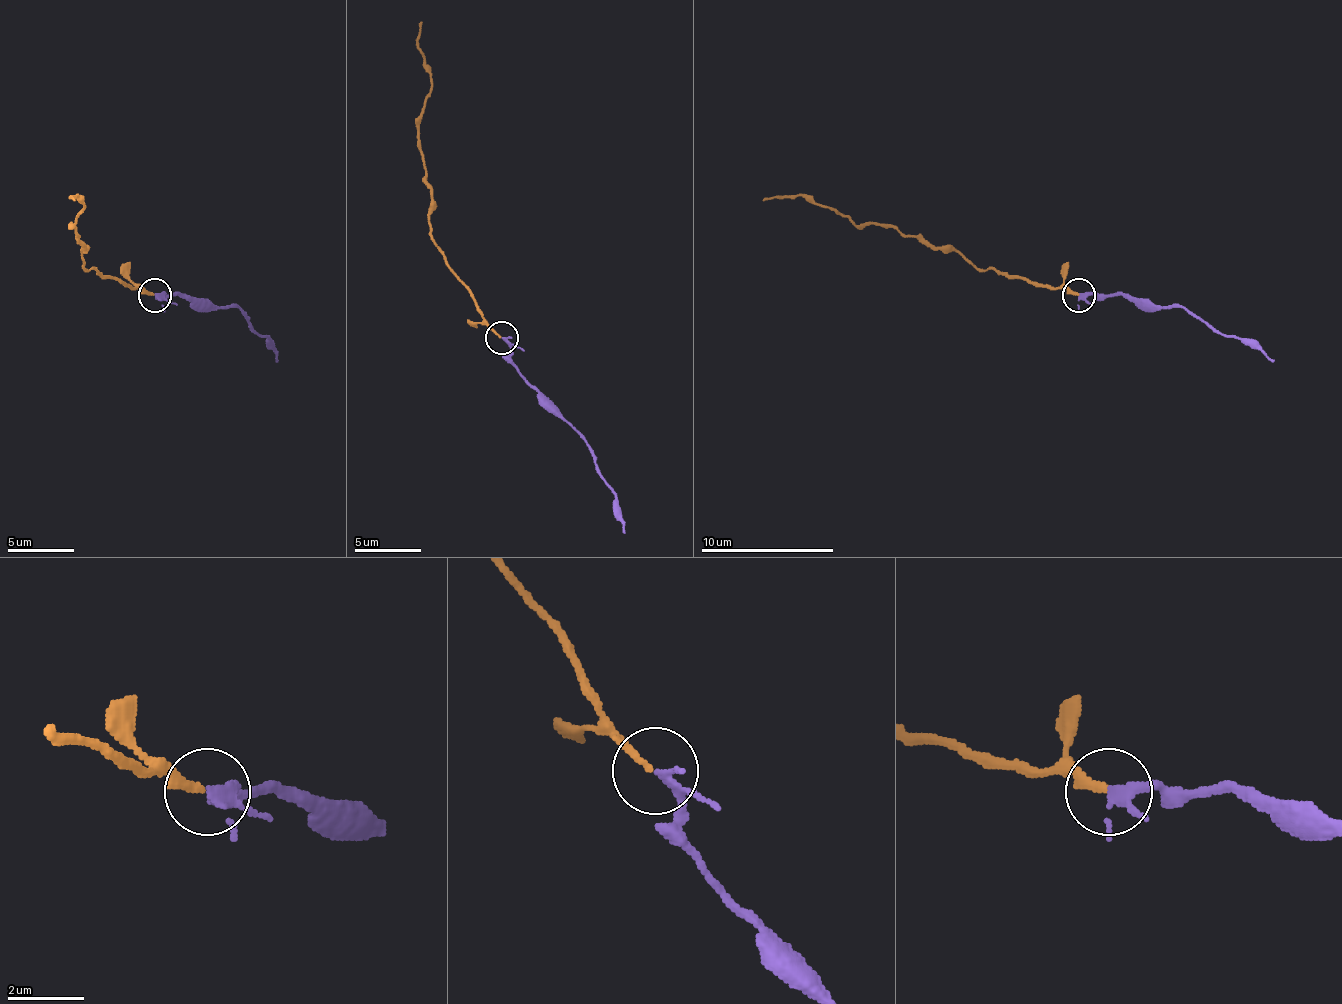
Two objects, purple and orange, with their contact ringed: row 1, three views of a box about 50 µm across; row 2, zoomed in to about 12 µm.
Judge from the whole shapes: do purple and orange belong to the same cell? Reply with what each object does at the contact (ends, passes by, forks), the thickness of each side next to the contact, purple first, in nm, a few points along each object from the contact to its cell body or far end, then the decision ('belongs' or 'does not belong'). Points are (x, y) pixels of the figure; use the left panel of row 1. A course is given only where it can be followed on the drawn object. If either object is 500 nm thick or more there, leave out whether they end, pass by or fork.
purple forks | orange ends | 160/180 nm | purple via (154, 296), (237, 306), (267, 339), (277, 359) | orange via (154, 296), (84, 266), (84, 249), (71, 226), (84, 206), (74, 199) | belongs

